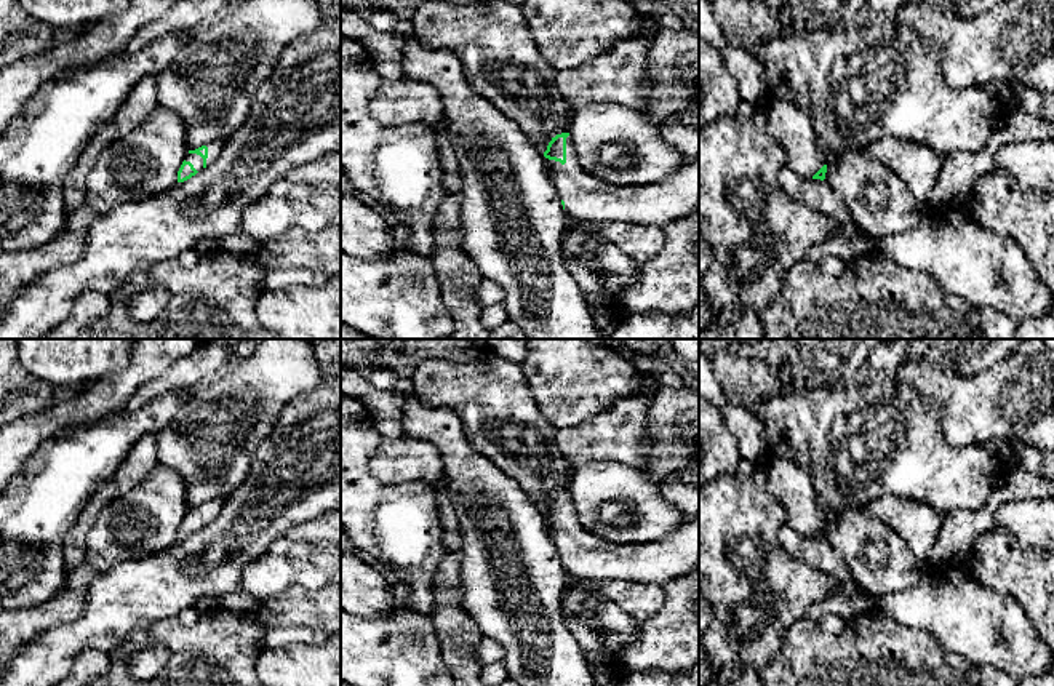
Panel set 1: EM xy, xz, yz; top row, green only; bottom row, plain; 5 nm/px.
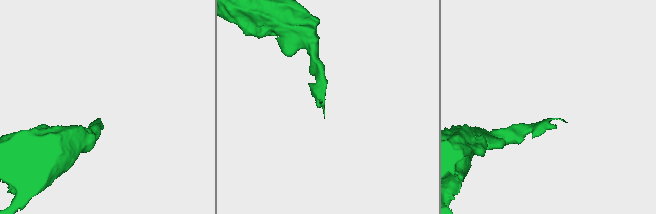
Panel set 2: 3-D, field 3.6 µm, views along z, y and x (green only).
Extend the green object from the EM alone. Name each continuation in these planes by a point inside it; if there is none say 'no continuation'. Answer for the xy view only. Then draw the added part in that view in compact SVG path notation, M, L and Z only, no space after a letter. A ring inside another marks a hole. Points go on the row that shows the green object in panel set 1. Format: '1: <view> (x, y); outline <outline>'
1: xy (215, 147); outline M211 141L205 144L208 147L206 166L218 160L218 157L222 152L224 144L226 141Z

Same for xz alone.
1: xz (589, 200); outline M680 120L659 123L659 133L675 150L681 152L685 163L654 184L614 185L603 182L595 174L585 171L574 152L571 136L566 138L566 163L545 158L552 181L565 201L565 213L569 222L608 224L630 222L635 225L664 227L699 206L699 130Z

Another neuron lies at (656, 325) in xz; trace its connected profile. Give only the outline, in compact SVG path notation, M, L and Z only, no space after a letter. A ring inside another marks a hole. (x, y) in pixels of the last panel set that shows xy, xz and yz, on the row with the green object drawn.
M699 305L686 313L625 315L609 339L699 339Z

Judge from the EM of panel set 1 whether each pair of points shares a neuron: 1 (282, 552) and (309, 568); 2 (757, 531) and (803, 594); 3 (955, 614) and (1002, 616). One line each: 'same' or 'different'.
1: same
2: same
3: same

